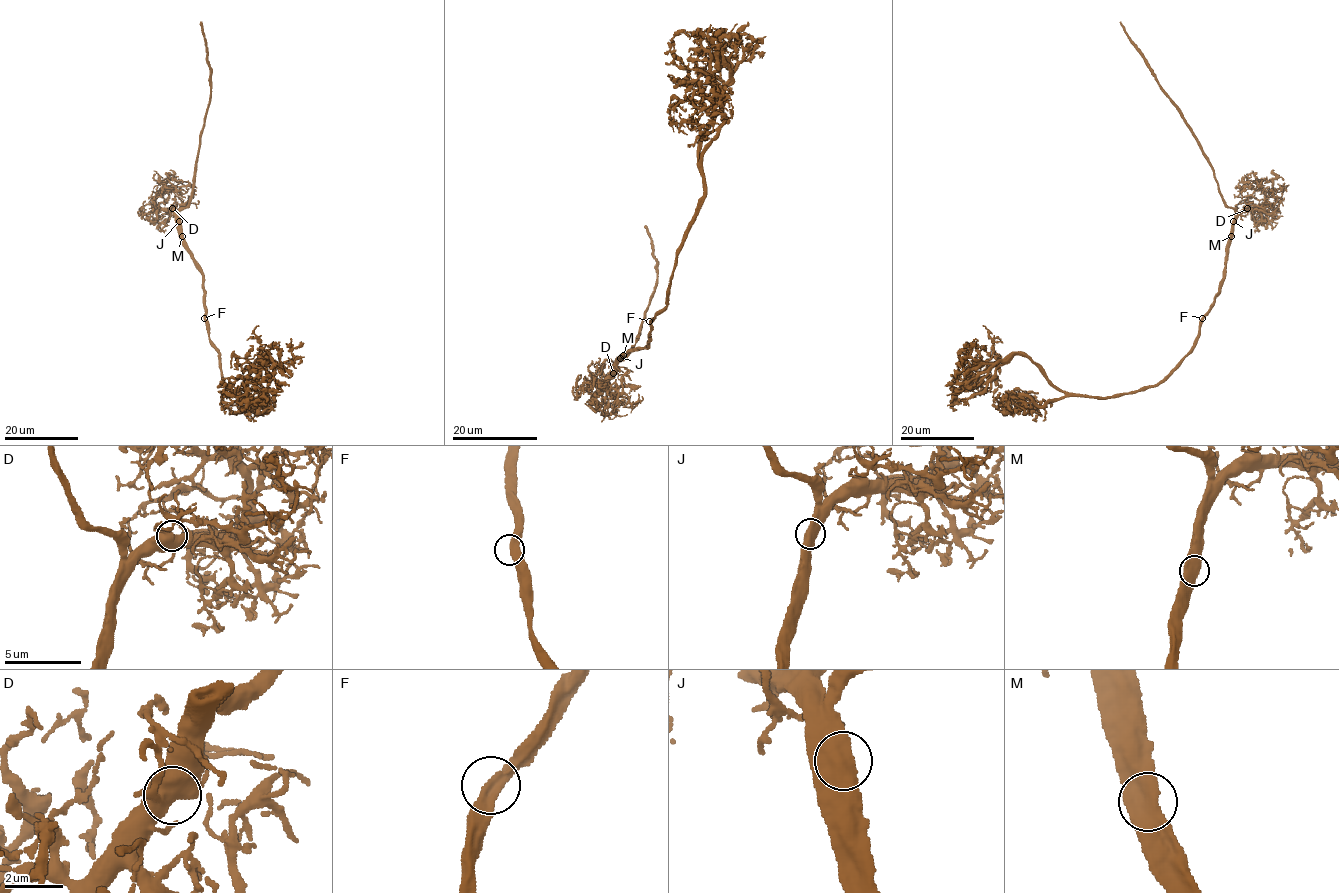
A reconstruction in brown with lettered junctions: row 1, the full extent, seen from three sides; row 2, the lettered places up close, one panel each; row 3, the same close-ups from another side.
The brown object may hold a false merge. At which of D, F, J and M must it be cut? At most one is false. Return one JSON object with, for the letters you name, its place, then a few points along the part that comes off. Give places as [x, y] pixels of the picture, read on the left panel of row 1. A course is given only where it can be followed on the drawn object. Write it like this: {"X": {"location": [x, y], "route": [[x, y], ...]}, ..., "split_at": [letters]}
{"split_at": []}

